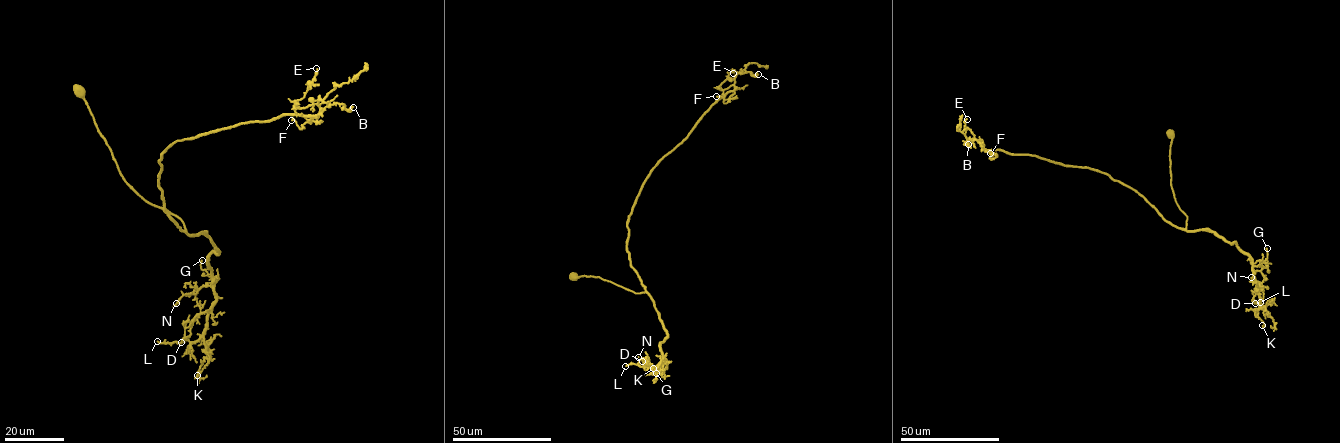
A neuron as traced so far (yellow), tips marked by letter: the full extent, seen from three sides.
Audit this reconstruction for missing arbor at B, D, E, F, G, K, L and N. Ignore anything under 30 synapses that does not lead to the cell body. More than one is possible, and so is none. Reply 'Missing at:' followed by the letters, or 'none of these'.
Missing at: F

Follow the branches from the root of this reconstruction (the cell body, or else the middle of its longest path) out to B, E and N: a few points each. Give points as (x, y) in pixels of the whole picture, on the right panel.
B: (1169, 133), (1171, 185), (1187, 217), (1185, 229), (1104, 173), (985, 150), (976, 139), (968, 144)
E: (1169, 133), (1171, 185), (1187, 217), (1185, 229), (1104, 173), (985, 150), (964, 127), (967, 119)
N: (1169, 133), (1171, 185), (1187, 215), (1186, 229), (1214, 232), (1235, 242), (1254, 266), (1264, 267), (1251, 277)

